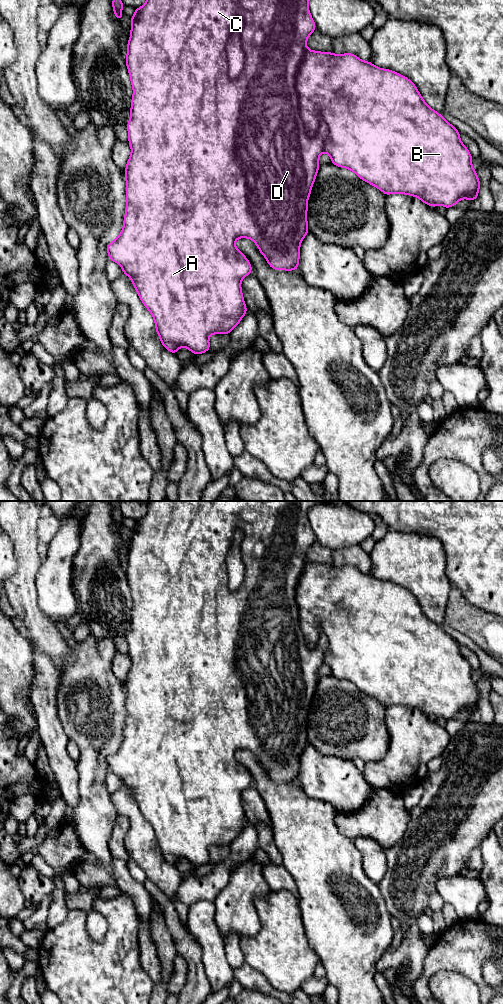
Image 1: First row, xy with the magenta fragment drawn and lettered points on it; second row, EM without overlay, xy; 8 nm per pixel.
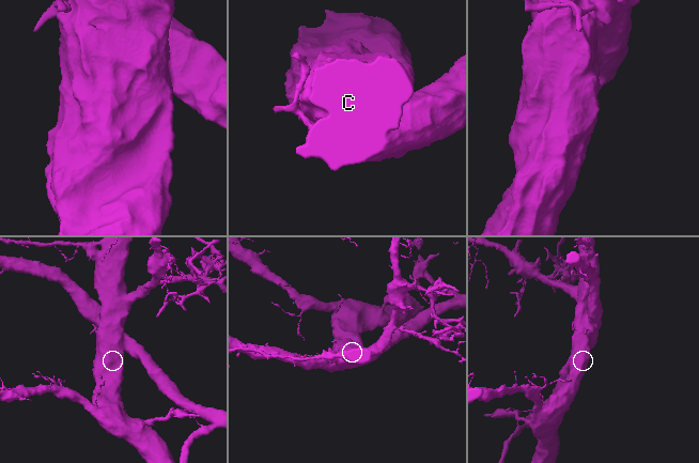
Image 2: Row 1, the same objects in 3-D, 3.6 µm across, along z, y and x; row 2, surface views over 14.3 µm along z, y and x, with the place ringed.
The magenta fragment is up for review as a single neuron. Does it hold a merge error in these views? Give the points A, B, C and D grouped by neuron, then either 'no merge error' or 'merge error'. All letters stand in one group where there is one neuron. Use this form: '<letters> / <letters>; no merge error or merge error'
A C D / B; merge error

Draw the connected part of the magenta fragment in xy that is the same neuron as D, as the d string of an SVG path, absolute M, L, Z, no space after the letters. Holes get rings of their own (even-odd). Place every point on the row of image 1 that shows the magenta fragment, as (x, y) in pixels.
M147 0L144 5L139 8L135 8L135 14L130 18L131 32L127 44L126 66L130 75L133 96L131 100L130 120L126 124L128 129L128 142L131 146L131 155L125 168L127 204L125 208L123 229L117 238L106 246L106 249L109 260L112 260L120 265L123 269L123 275L130 277L140 300L145 305L147 310L152 314L155 322L156 332L161 340L162 345L165 349L175 355L180 347L188 348L191 353L196 355L209 351L209 336L211 334L230 334L230 332L240 323L241 319L248 312L242 294L241 281L244 277L248 276L252 272L253 268L246 256L235 246L235 241L238 238L251 239L257 245L260 253L266 258L267 263L272 269L286 271L298 270L300 244L309 232L307 222L308 198L311 194L311 189L320 167L319 156L322 152L324 152L325 136L328 134L328 127L324 122L320 122L317 136L310 137L307 134L303 120L301 118L299 95L296 90L297 73L304 59L304 53L307 48L307 39L316 30L315 22L308 8L308 1L309 0ZM237 18L241 18L244 23L240 38L242 42L242 49L245 55L245 66L238 78L231 79L228 73L226 47L230 37L233 35L234 21Z

